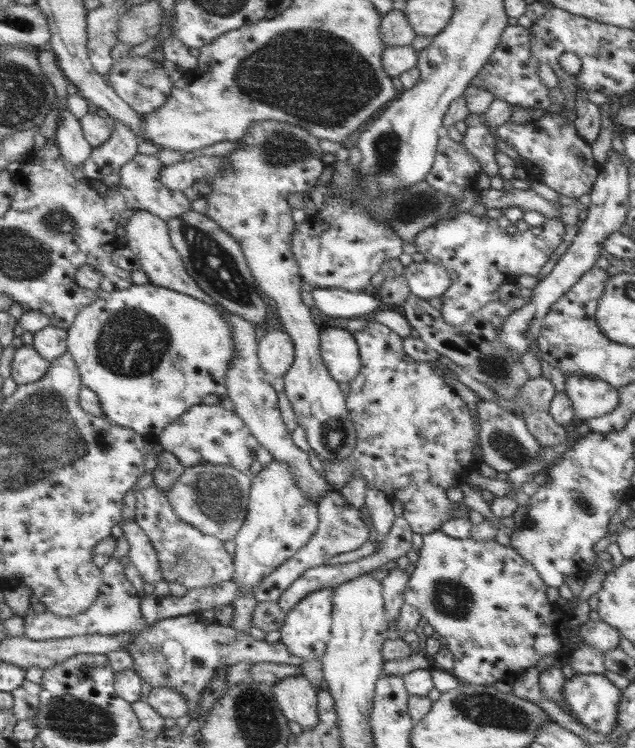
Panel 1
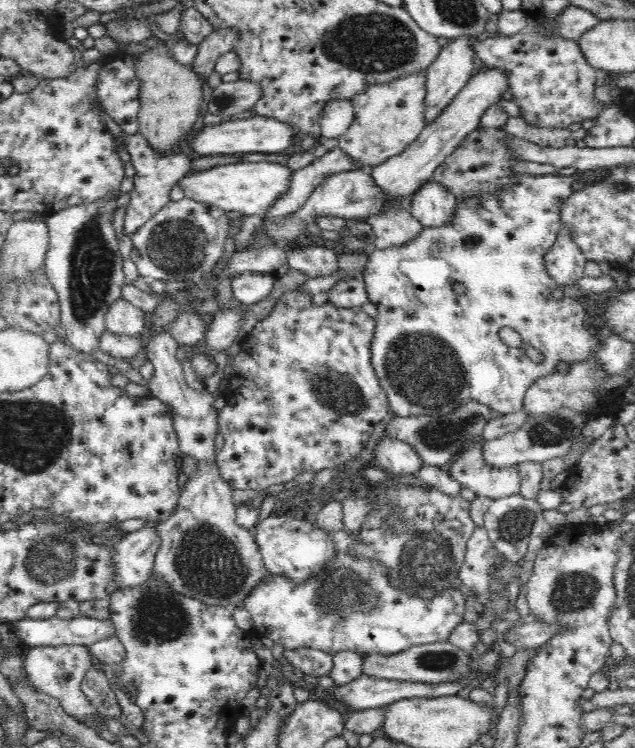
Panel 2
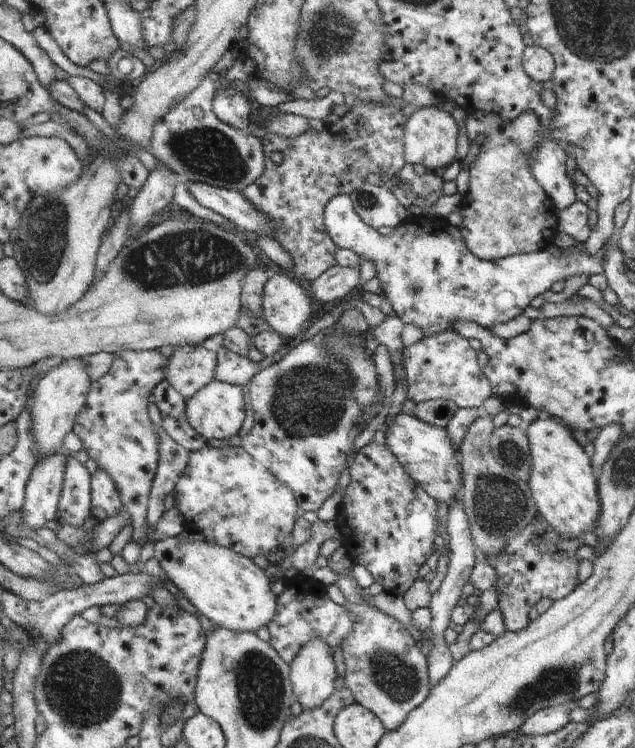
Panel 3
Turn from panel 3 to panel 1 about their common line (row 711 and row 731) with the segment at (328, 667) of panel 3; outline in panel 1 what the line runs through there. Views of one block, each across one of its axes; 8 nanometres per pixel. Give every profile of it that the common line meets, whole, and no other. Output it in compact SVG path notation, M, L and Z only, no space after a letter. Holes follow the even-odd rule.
M285 678L273 686L273 692L289 722L297 722L305 732L321 726L319 692L307 678Z

